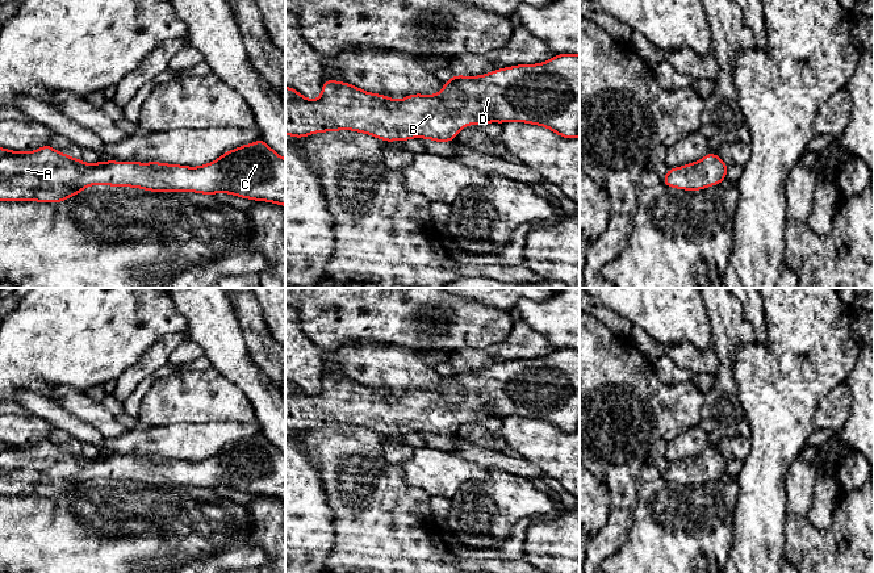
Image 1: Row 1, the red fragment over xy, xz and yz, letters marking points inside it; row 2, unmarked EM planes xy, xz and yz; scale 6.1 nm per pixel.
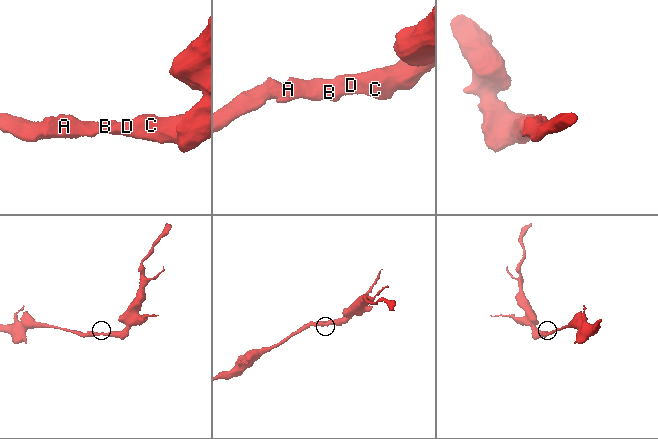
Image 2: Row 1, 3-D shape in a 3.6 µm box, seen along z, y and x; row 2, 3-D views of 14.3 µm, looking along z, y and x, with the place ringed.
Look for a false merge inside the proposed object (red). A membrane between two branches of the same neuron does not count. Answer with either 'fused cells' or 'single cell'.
single cell

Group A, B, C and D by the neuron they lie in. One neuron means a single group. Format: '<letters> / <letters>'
A B C D

